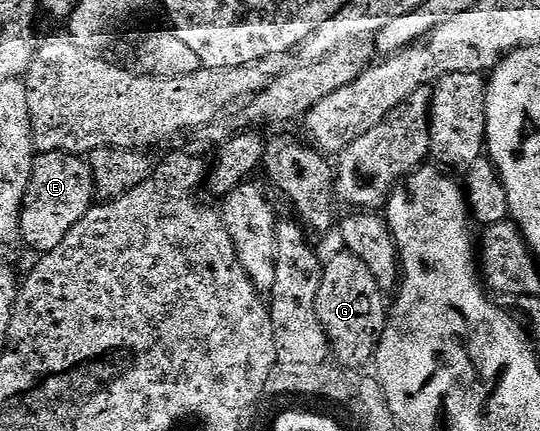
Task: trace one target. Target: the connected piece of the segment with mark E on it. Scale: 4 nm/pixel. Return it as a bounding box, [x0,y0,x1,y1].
[19,153,94,255]

